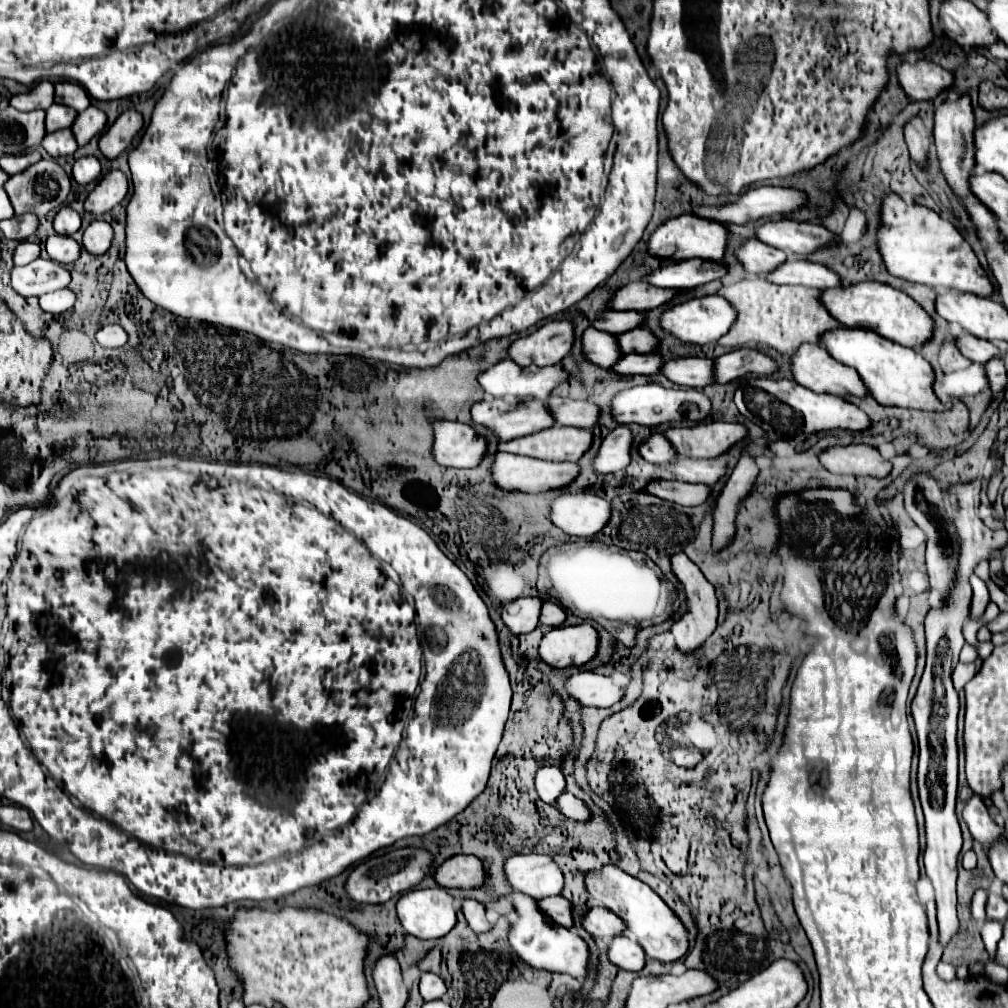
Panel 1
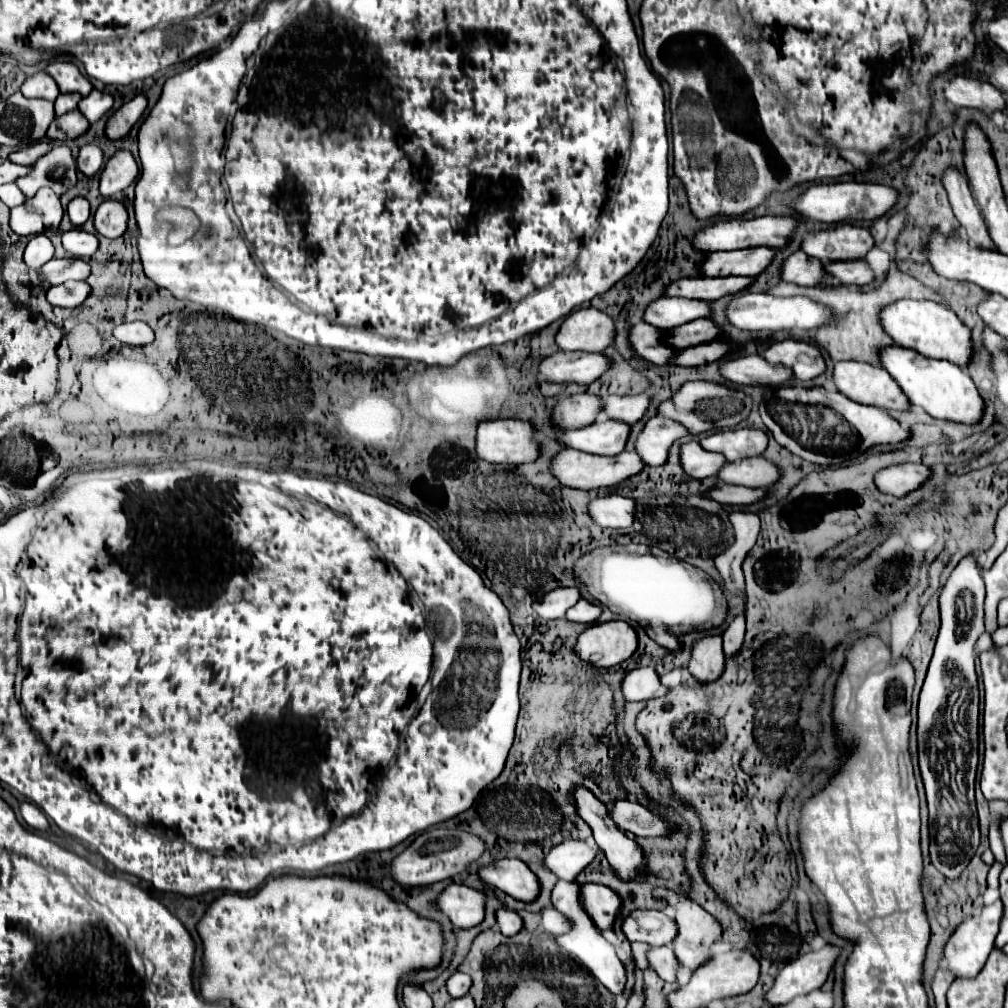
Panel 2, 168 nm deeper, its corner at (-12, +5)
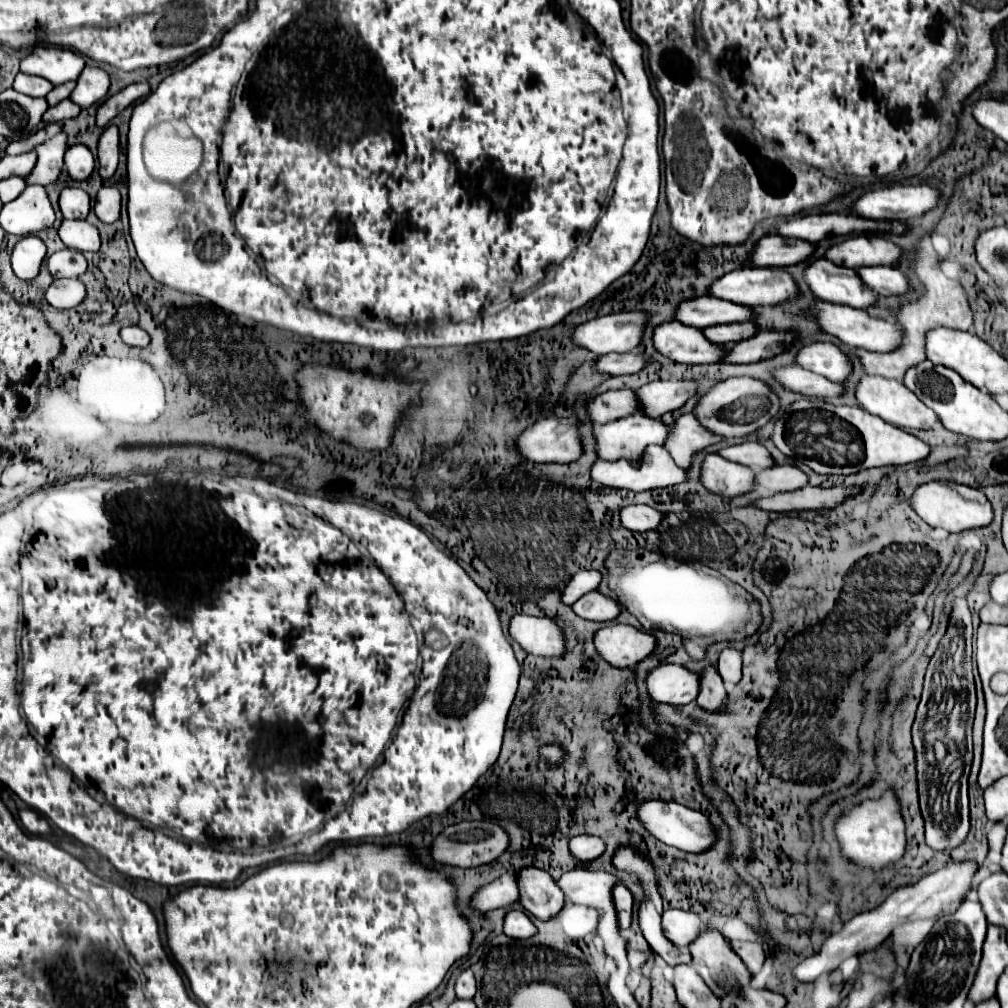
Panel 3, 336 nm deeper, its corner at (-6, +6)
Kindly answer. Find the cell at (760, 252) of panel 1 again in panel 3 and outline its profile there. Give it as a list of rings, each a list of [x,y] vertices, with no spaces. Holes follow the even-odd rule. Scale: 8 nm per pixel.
[[[825,258],[815,260],[805,270],[805,278],[813,294],[825,302],[867,310],[869,306],[877,304],[879,298],[871,288],[861,284],[855,268],[843,268]]]

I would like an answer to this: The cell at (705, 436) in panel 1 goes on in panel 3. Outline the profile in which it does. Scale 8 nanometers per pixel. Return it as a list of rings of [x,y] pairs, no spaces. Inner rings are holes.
[[[743,442],[737,446],[729,446],[729,448],[721,450],[721,456],[731,462],[749,466],[753,470],[765,470],[765,468],[775,466],[771,454],[759,442]]]

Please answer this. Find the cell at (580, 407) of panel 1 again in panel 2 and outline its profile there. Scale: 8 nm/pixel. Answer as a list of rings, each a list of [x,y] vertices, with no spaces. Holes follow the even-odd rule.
[[[609,395],[603,399],[603,409],[601,415],[607,415],[609,419],[617,419],[617,421],[625,421],[629,425],[637,423],[645,411],[649,407],[649,397],[647,395],[627,395],[627,397],[619,397],[619,395]]]

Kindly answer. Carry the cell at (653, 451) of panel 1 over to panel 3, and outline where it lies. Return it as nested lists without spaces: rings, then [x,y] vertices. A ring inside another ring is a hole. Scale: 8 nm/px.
[[[707,454],[701,472],[701,482],[713,494],[735,498],[755,490],[755,472],[747,466],[729,462],[719,454]]]

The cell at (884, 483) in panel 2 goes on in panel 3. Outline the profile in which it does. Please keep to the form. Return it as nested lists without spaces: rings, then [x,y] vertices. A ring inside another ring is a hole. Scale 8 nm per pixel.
[[[929,482],[917,488],[913,496],[915,512],[933,528],[943,528],[947,532],[965,532],[973,528],[985,528],[993,522],[993,506],[981,490],[955,484],[955,482]]]

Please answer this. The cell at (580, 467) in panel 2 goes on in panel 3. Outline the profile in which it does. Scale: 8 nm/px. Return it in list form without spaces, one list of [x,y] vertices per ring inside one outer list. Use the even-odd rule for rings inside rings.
[[[649,446],[645,450],[641,468],[631,468],[627,460],[617,460],[617,462],[605,462],[605,460],[597,460],[591,468],[591,478],[597,480],[599,484],[605,486],[613,486],[613,488],[623,488],[623,490],[631,490],[631,492],[649,492],[649,490],[657,490],[657,488],[667,488],[667,486],[677,486],[681,482],[687,480],[687,470],[679,468],[673,458],[665,452],[665,448],[659,446]]]

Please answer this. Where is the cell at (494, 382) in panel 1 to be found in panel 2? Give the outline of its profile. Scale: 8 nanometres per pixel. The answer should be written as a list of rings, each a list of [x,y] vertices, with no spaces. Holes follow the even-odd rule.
[[[557,351],[541,359],[537,375],[547,383],[589,385],[609,367],[609,359],[601,353],[563,353]]]

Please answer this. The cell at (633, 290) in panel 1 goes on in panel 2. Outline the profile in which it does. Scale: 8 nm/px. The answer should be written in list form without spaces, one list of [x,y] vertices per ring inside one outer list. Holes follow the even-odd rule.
[[[689,277],[673,281],[671,287],[665,287],[663,295],[713,301],[743,291],[751,281],[751,277]]]

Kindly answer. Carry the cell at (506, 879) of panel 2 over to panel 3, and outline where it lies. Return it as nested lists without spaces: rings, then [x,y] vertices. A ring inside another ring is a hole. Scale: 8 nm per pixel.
[[[525,868],[519,872],[519,890],[523,908],[543,922],[555,918],[565,904],[557,882],[539,868]]]

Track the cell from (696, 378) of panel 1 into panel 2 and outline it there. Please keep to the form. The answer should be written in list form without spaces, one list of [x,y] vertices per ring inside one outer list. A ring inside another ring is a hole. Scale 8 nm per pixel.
[[[733,353],[719,361],[719,373],[737,385],[783,385],[791,383],[793,375],[783,365],[769,365],[763,357]]]

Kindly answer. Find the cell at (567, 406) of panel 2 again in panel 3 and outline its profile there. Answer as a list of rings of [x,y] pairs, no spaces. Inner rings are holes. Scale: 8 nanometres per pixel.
[[[623,388],[615,392],[605,392],[595,400],[591,400],[587,406],[587,412],[593,422],[607,424],[617,418],[643,412],[643,408],[641,408],[641,400],[637,400],[637,392]]]

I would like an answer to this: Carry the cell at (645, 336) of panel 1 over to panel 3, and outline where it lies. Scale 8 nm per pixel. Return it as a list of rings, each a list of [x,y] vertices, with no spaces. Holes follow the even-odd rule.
[[[739,322],[739,324],[721,324],[721,326],[709,326],[703,330],[703,334],[715,342],[715,344],[727,344],[733,346],[737,340],[747,340],[749,336],[755,336],[759,328],[753,322]]]

